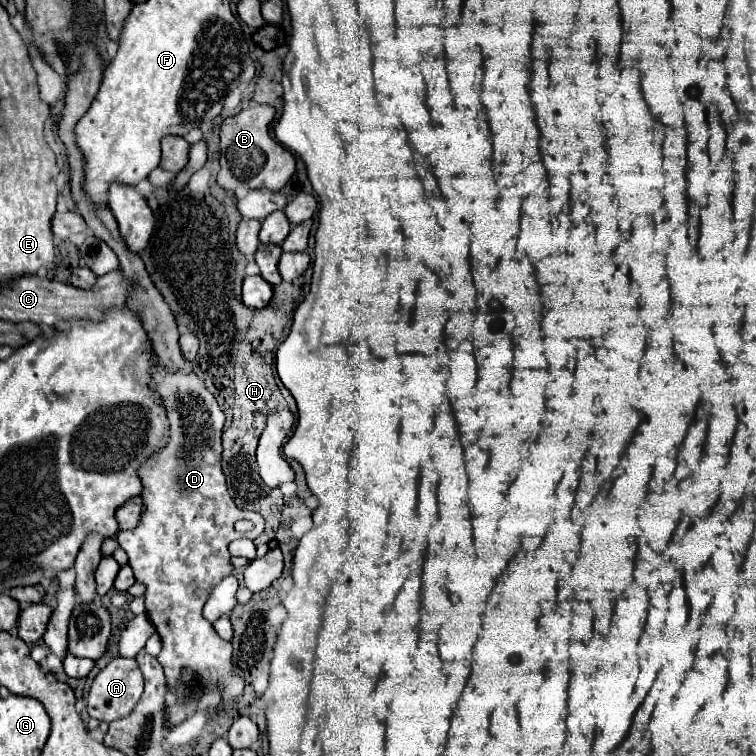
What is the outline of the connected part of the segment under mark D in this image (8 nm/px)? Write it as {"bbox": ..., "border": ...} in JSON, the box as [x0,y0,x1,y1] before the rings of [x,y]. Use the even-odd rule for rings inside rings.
{"bbox":[116,353,264,701],"border":[[[152,353],[150,387],[162,399],[170,435],[168,443],[138,467],[144,511],[138,527],[122,531],[116,535],[116,541],[128,555],[134,579],[146,585],[146,613],[162,639],[158,661],[164,667],[168,689],[186,693],[186,687],[180,685],[180,671],[184,667],[192,669],[204,685],[210,681],[210,671],[216,669],[224,697],[234,701],[244,691],[244,679],[232,673],[232,645],[212,631],[212,623],[202,617],[202,607],[220,579],[232,573],[228,543],[240,537],[255,540],[264,531],[264,519],[260,513],[238,509],[228,495],[220,465],[224,413],[204,381],[192,375],[192,371],[168,371],[158,355]],[[238,519],[254,521],[254,529],[236,533],[234,523]]]}

